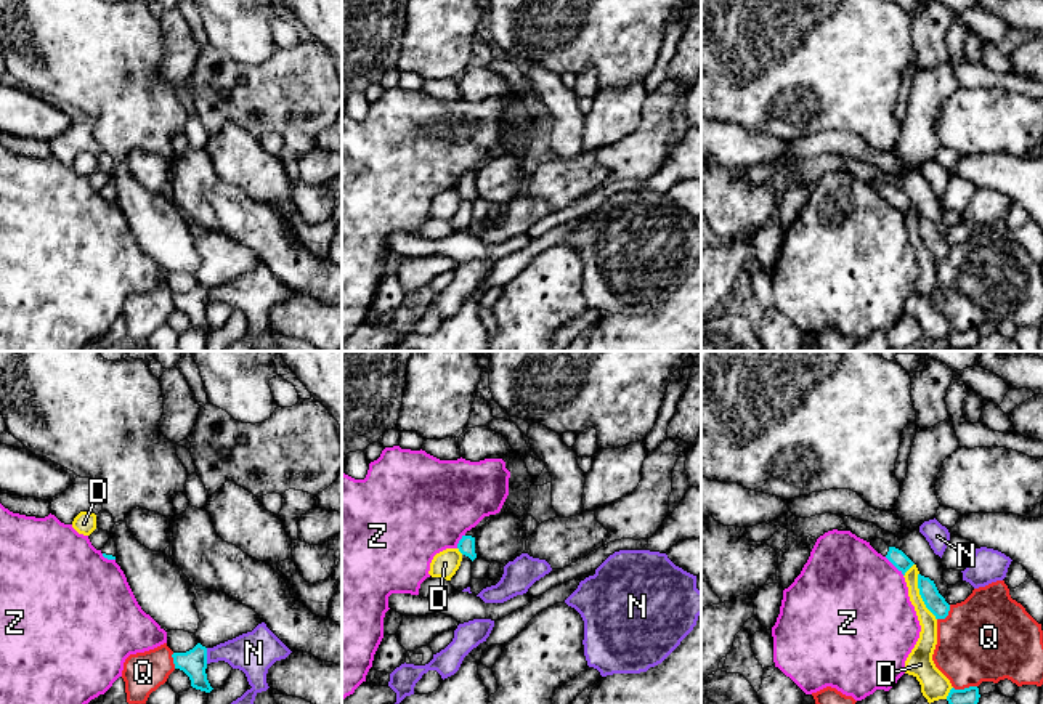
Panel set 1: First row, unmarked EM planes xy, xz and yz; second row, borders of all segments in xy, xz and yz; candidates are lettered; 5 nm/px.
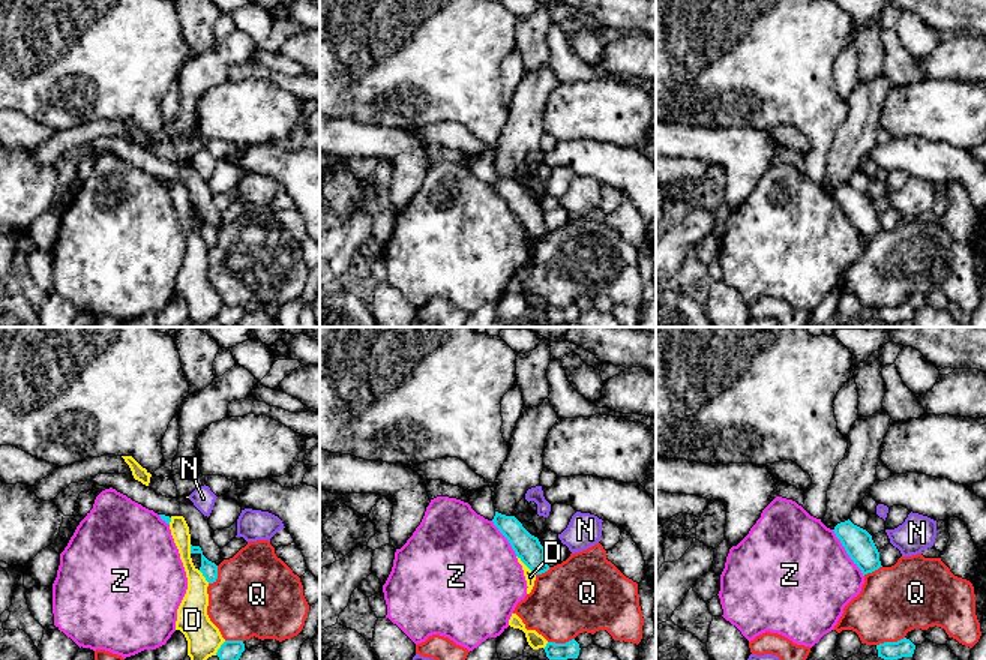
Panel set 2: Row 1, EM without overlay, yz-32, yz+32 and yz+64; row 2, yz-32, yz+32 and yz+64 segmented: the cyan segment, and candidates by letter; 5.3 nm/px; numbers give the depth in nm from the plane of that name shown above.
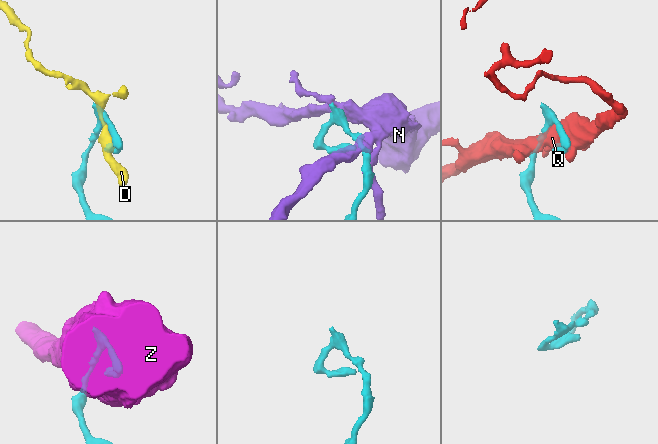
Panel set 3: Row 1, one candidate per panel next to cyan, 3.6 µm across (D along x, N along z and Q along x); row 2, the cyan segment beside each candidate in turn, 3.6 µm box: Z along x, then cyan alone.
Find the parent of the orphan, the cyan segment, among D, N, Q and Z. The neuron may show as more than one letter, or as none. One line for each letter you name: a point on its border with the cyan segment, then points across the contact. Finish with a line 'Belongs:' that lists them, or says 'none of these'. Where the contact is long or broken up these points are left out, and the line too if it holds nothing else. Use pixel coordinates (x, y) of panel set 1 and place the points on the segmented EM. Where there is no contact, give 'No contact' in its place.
Belongs: none of these

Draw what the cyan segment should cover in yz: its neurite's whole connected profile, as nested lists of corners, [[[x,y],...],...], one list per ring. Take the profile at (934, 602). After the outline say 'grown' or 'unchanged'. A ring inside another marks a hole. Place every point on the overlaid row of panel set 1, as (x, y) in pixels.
[[[918,574],[918,589],[926,608],[935,616],[935,619],[945,619],[950,611],[950,605],[939,593],[934,581]]]; unchanged

